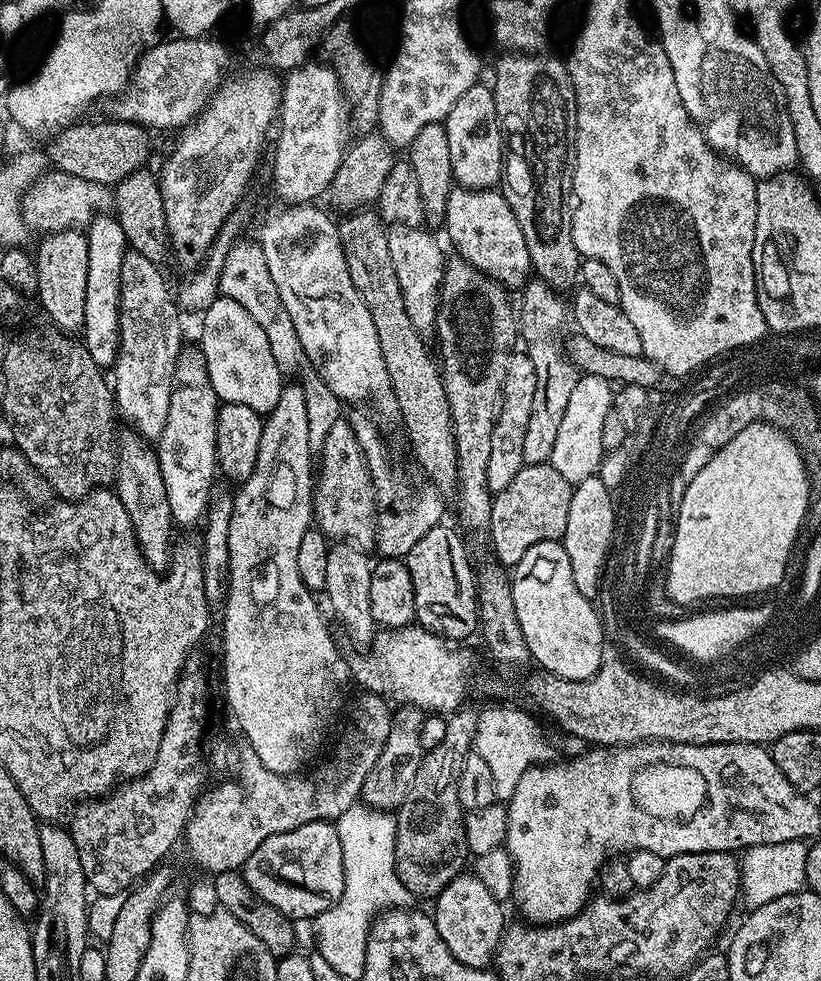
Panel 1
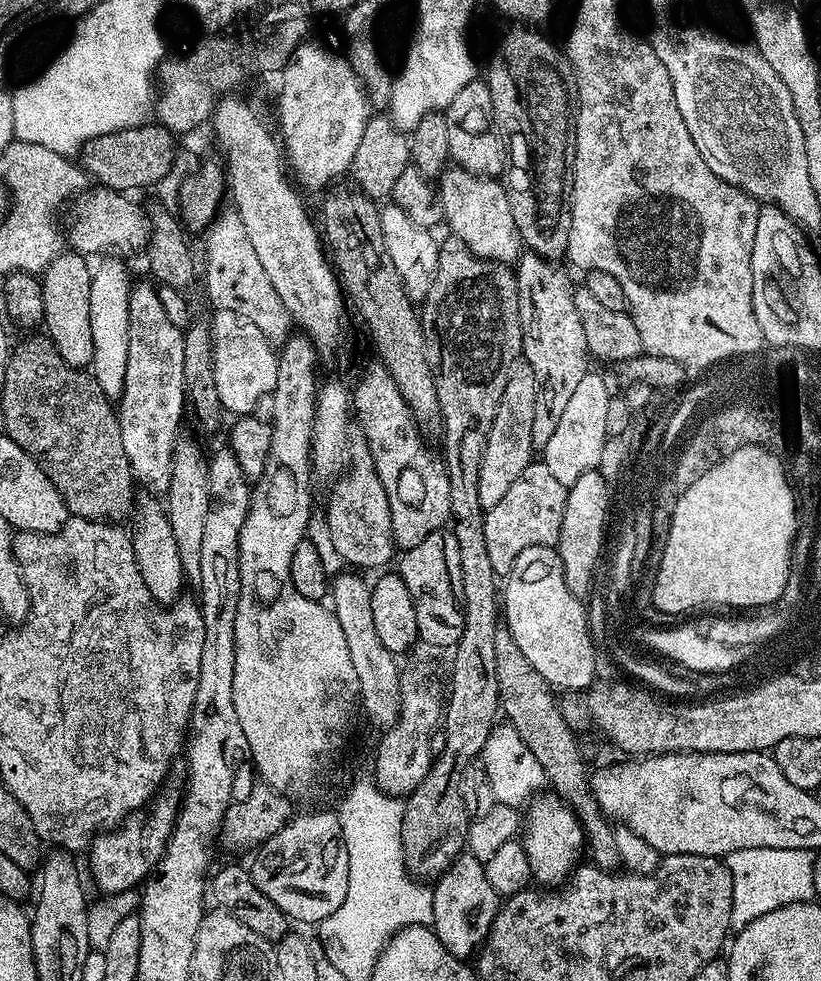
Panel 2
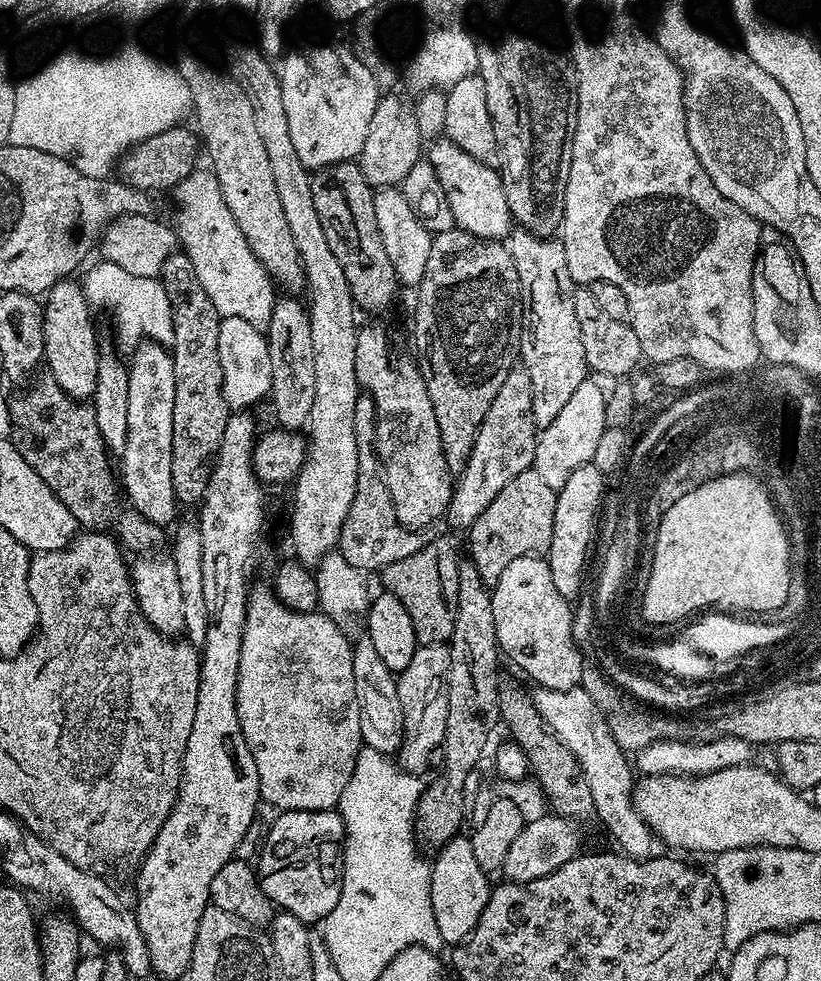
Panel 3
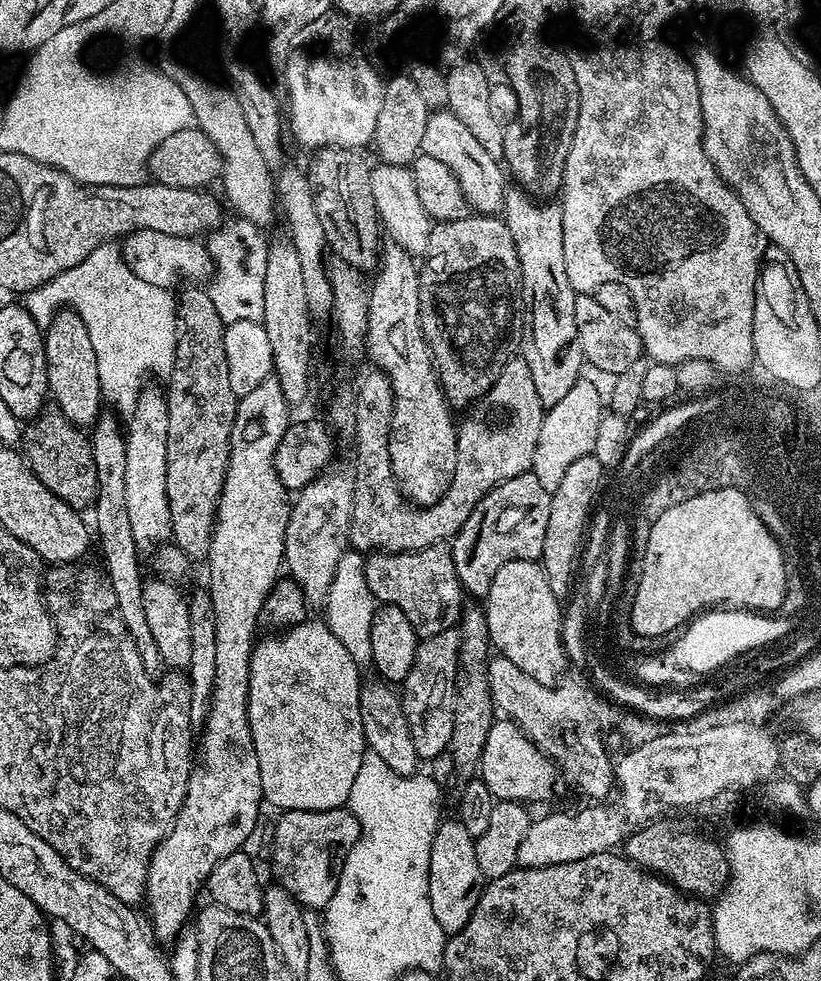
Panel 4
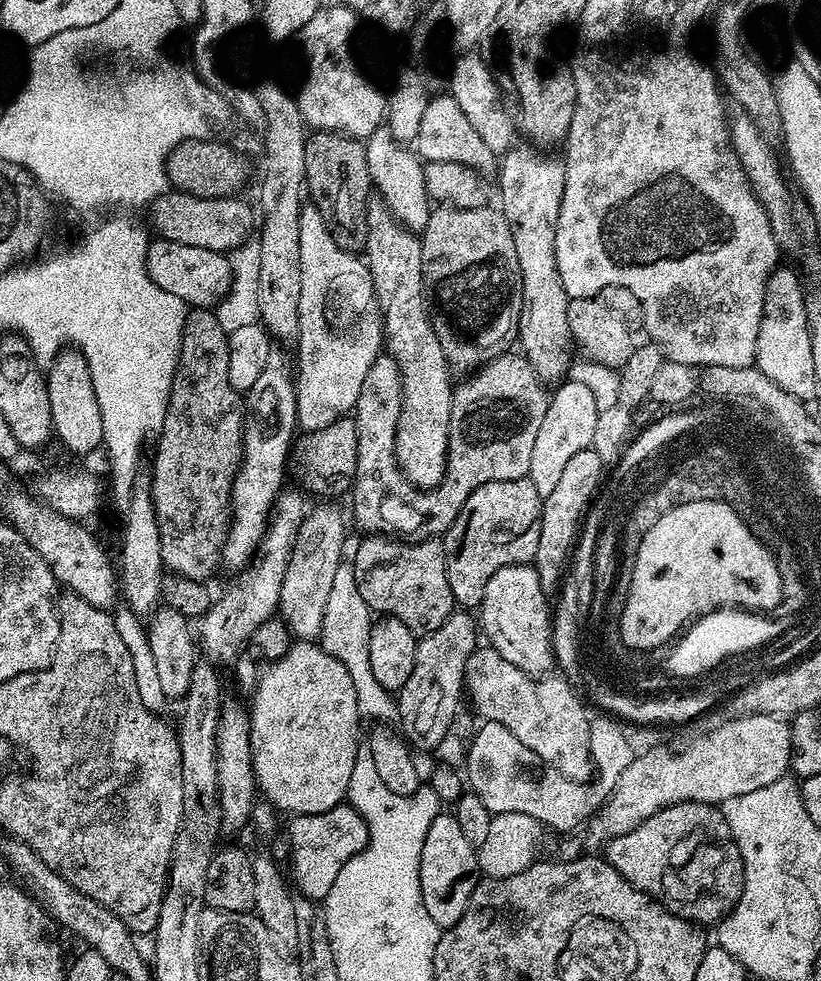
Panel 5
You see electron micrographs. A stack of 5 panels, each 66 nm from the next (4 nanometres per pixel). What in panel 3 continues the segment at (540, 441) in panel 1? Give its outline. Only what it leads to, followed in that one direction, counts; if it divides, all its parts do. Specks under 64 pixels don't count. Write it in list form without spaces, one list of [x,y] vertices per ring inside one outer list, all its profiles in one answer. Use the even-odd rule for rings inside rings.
[[[518,228],[511,233],[507,245],[514,258],[514,266],[518,266],[520,297],[524,303],[519,359],[530,374],[530,387],[534,389],[534,422],[537,429],[542,429],[558,418],[570,394],[574,394],[574,390],[578,390],[578,386],[582,386],[582,382],[590,376],[586,350],[582,346],[582,326],[578,326],[578,310],[574,310],[574,294],[578,285],[570,278],[566,250],[559,239],[536,236]]]

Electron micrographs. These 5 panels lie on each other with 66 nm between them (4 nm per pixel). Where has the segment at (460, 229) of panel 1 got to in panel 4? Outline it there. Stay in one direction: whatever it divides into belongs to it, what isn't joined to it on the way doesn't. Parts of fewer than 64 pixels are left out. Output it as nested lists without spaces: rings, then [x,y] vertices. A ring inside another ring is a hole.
[[[447,110],[433,111],[426,122],[426,131],[422,133],[420,151],[423,155],[438,158],[438,162],[450,166],[454,178],[458,178],[462,186],[464,196],[468,199],[469,209],[473,213],[496,214],[503,209],[506,191],[505,169],[501,161],[489,154],[479,144],[478,138],[474,138],[474,134],[470,134],[470,130],[463,125],[462,118],[458,118],[453,112]]]

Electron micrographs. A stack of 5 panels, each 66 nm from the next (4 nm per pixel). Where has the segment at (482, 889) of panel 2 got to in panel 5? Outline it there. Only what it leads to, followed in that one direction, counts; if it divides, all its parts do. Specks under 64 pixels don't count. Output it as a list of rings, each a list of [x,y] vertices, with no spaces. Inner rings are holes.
[[[441,811],[434,822],[430,822],[430,830],[426,830],[426,842],[422,842],[420,885],[422,902],[430,913],[430,918],[434,918],[434,922],[438,922],[442,930],[454,926],[454,922],[458,922],[458,918],[466,914],[470,894],[474,894],[481,875],[476,850],[477,845],[468,841],[464,831],[458,826],[458,818],[451,811]]]

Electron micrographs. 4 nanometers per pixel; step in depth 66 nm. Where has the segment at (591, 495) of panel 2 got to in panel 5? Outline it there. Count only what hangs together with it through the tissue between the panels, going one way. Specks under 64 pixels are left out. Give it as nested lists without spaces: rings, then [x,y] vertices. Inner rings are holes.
[[[591,447],[581,450],[579,454],[574,454],[574,458],[570,458],[570,463],[566,465],[562,478],[554,485],[554,490],[550,490],[550,494],[544,497],[542,530],[538,530],[538,554],[534,567],[542,590],[550,598],[556,598],[561,593],[561,585],[566,579],[564,567],[567,569],[570,564],[567,559],[567,548],[571,543],[572,533],[576,529],[577,516],[580,516],[584,502],[588,499],[589,492],[592,491],[601,463],[598,454],[594,454]]]

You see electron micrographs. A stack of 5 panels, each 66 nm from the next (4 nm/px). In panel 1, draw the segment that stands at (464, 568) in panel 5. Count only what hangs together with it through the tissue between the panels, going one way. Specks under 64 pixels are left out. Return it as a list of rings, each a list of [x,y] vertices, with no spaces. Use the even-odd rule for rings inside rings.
[[[551,463],[546,464],[525,464],[518,474],[514,474],[514,479],[510,481],[510,486],[506,490],[495,493],[492,497],[492,509],[490,510],[490,526],[486,533],[487,539],[492,539],[492,552],[495,563],[505,566],[515,566],[530,550],[530,546],[538,546],[538,542],[547,540],[563,541],[566,530],[566,517],[570,514],[570,498],[572,497],[573,485],[568,483],[558,470],[552,468]]]

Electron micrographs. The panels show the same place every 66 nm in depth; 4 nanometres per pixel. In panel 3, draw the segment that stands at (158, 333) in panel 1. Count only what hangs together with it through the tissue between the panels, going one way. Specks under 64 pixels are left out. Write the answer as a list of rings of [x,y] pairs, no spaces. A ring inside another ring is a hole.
[[[144,342],[139,345],[131,353],[132,360],[127,365],[129,374],[129,397],[127,399],[127,431],[126,431],[126,446],[121,464],[118,468],[121,472],[124,471],[124,480],[122,478],[122,488],[126,493],[128,491],[127,503],[131,507],[136,508],[139,514],[142,514],[144,518],[148,519],[152,523],[156,523],[161,526],[168,526],[177,519],[176,508],[178,509],[178,501],[176,499],[176,491],[174,490],[174,478],[172,477],[172,451],[174,450],[174,362],[172,361],[172,353],[163,343],[160,342]]]

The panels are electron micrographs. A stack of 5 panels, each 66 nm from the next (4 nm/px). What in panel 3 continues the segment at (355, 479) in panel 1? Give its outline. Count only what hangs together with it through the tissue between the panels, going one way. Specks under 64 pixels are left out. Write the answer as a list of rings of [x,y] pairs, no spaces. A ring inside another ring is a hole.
[[[361,394],[354,406],[354,438],[358,442],[360,473],[354,502],[350,502],[350,510],[342,522],[338,551],[344,555],[346,562],[350,562],[350,566],[371,574],[375,568],[376,571],[383,570],[394,562],[402,562],[402,558],[410,558],[410,554],[418,554],[426,536],[423,531],[402,526],[396,520],[394,502],[384,481],[380,459],[376,457],[376,407],[367,394]]]

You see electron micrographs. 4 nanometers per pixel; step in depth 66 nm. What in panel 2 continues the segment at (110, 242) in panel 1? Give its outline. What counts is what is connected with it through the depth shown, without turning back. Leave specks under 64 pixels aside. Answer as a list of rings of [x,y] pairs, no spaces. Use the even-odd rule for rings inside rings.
[[[112,254],[101,260],[103,261],[98,266],[93,267],[90,284],[90,334],[93,335],[94,349],[89,369],[107,399],[116,402],[125,388],[129,350],[129,294],[132,281],[130,282],[128,270],[121,257]]]

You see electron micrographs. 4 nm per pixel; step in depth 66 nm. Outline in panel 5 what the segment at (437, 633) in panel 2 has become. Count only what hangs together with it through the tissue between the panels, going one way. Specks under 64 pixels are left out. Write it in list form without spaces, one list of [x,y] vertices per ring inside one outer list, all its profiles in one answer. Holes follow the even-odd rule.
[[[368,534],[350,556],[354,580],[366,606],[380,616],[396,616],[416,637],[429,636],[457,607],[446,578],[446,554],[439,539],[401,542],[391,536]]]

